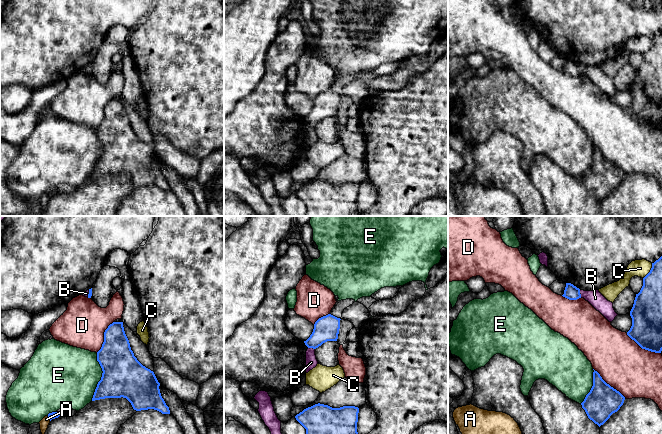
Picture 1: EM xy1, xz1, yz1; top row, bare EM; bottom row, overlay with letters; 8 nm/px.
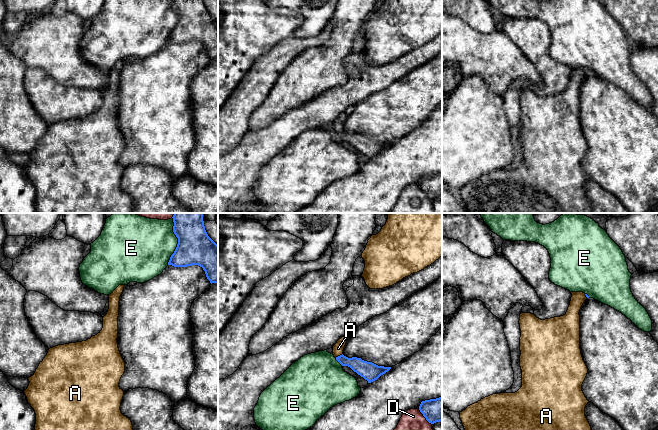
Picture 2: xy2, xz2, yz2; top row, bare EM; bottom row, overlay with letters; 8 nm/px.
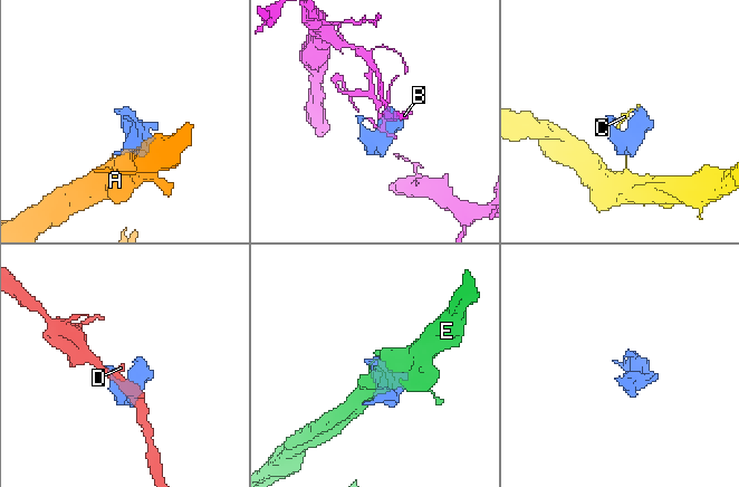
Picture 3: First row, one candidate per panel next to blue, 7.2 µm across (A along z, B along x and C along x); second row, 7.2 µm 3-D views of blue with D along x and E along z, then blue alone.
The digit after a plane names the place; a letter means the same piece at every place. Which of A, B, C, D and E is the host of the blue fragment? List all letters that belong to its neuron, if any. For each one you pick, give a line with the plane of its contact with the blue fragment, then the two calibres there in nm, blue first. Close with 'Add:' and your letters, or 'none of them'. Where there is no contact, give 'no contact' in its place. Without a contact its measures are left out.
A: xz2 | 130/90 nm
Add: A

